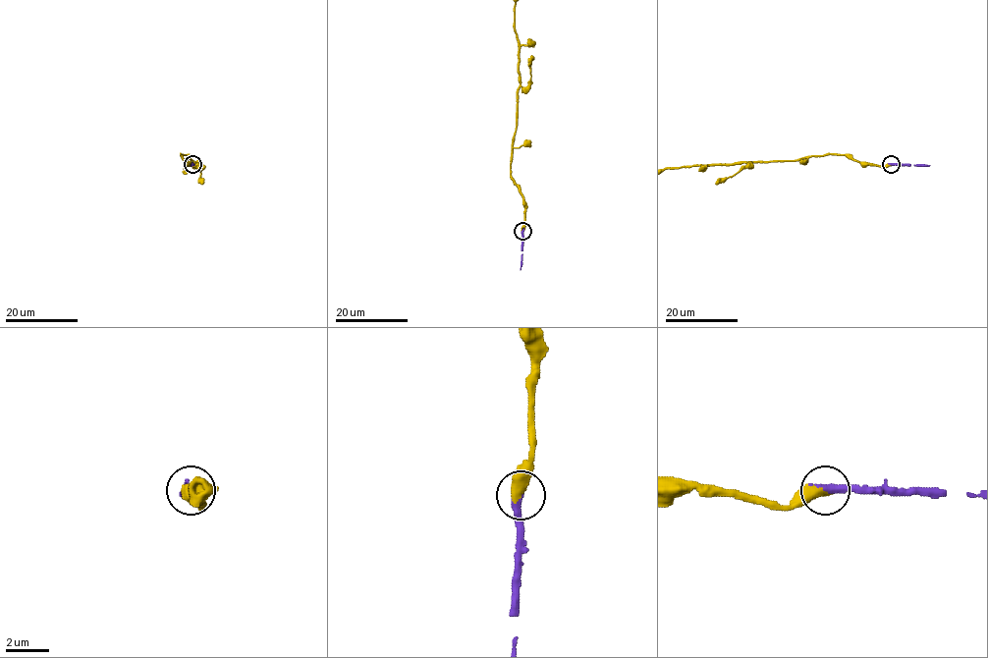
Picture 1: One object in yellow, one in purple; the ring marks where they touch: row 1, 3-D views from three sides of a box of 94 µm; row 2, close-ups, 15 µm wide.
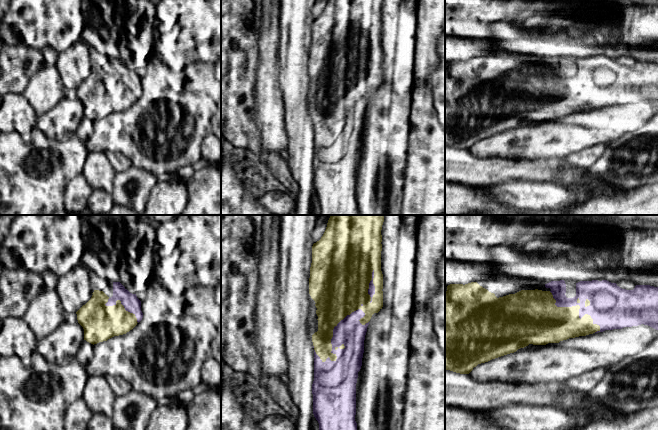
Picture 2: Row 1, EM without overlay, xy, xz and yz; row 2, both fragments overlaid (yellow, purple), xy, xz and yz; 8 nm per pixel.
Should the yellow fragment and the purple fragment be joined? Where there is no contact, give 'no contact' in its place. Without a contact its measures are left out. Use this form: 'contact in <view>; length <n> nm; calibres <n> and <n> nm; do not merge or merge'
contact in xz; length 550 nm; calibres 280 and 220 nm; merge

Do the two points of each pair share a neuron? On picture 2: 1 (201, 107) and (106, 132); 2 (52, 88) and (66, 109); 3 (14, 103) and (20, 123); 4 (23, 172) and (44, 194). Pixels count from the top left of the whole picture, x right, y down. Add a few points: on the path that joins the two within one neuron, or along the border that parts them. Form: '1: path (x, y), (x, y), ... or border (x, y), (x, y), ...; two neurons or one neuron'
1: path (193, 139), (167, 164), (138, 152); one neuron
2: border (64, 96), (42, 114); two neurons
3: path (14, 108), (14, 112), (20, 118); one neuron
4: path (27, 177), (39, 189); one neuron

